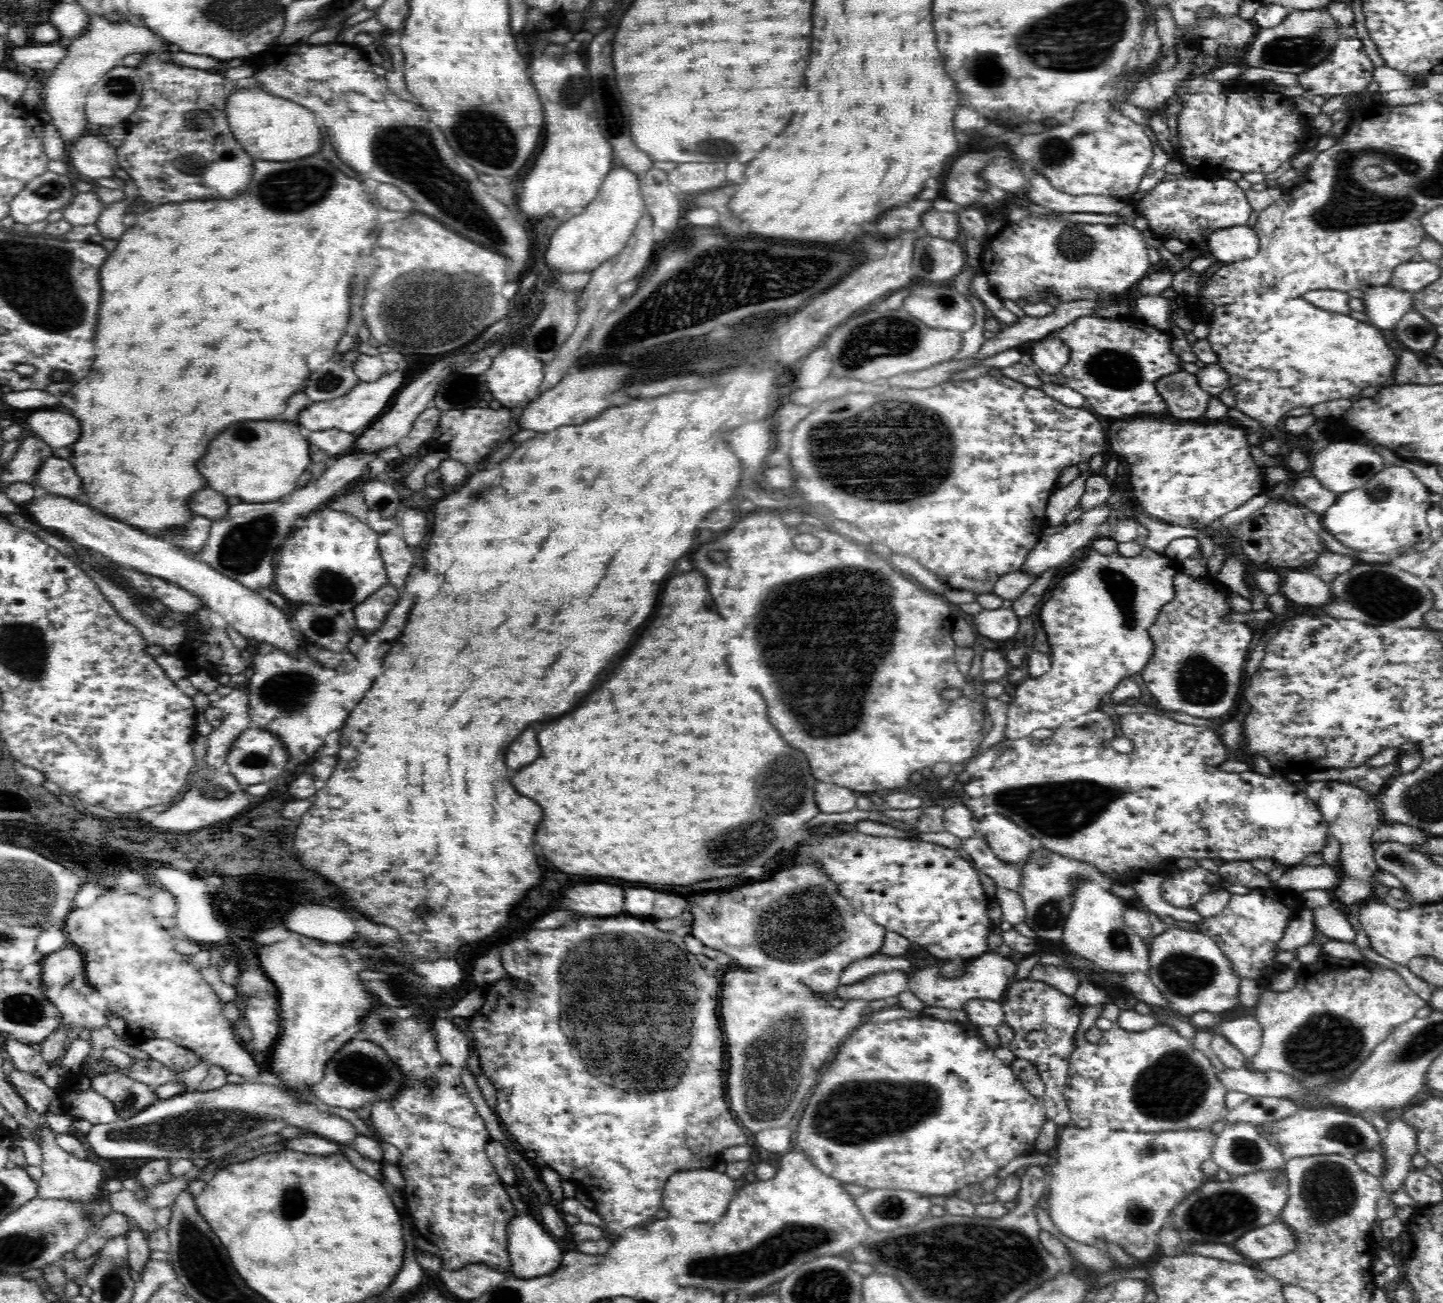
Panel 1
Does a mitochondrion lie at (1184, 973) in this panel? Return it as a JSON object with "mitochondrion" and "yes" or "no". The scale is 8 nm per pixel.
{"mitochondrion":"yes"}

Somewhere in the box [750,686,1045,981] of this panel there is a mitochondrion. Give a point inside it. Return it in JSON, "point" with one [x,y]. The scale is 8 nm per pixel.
{"point":[808,925]}

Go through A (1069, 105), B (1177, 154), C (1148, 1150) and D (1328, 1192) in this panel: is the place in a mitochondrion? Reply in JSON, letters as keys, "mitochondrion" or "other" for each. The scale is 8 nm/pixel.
{"A":"other","B":"other","C":"mitochondrion","D":"mitochondrion"}

